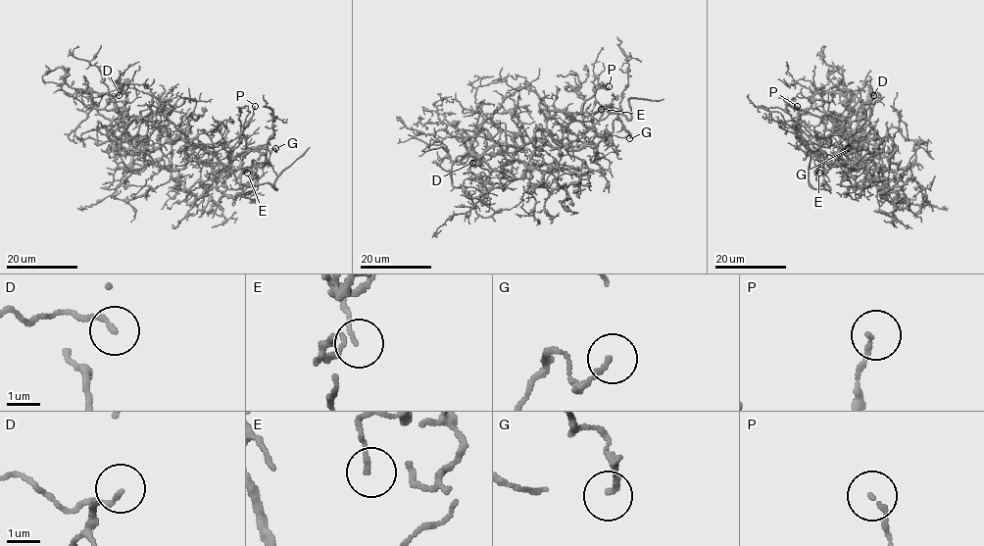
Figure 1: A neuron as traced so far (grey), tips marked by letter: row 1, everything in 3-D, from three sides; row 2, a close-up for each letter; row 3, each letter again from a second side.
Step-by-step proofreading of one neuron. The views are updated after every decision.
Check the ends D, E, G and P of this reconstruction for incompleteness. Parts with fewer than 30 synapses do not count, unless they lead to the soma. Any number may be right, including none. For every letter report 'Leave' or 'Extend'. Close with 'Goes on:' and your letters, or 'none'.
D: Leave
E: Extend
G: Leave
P: Leave
Goes on: E

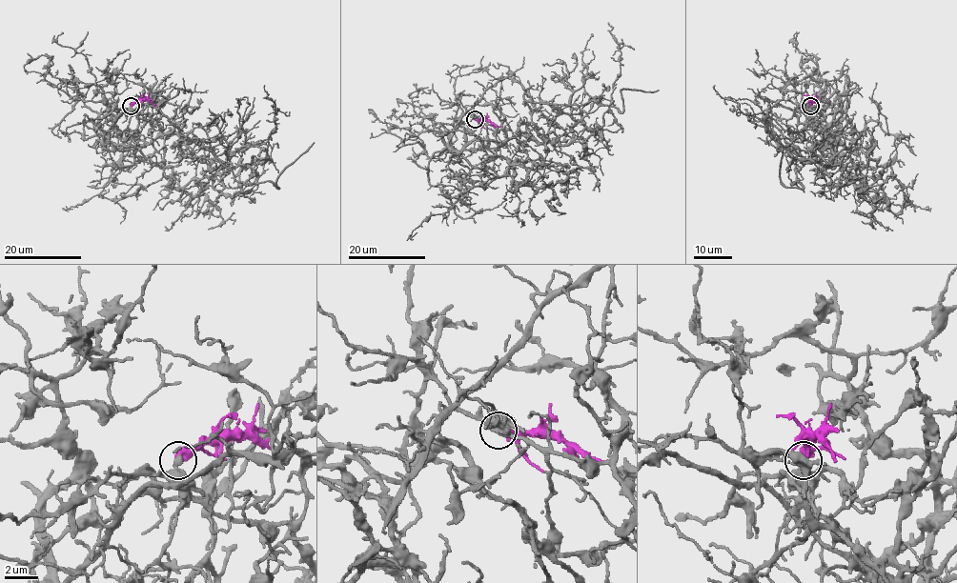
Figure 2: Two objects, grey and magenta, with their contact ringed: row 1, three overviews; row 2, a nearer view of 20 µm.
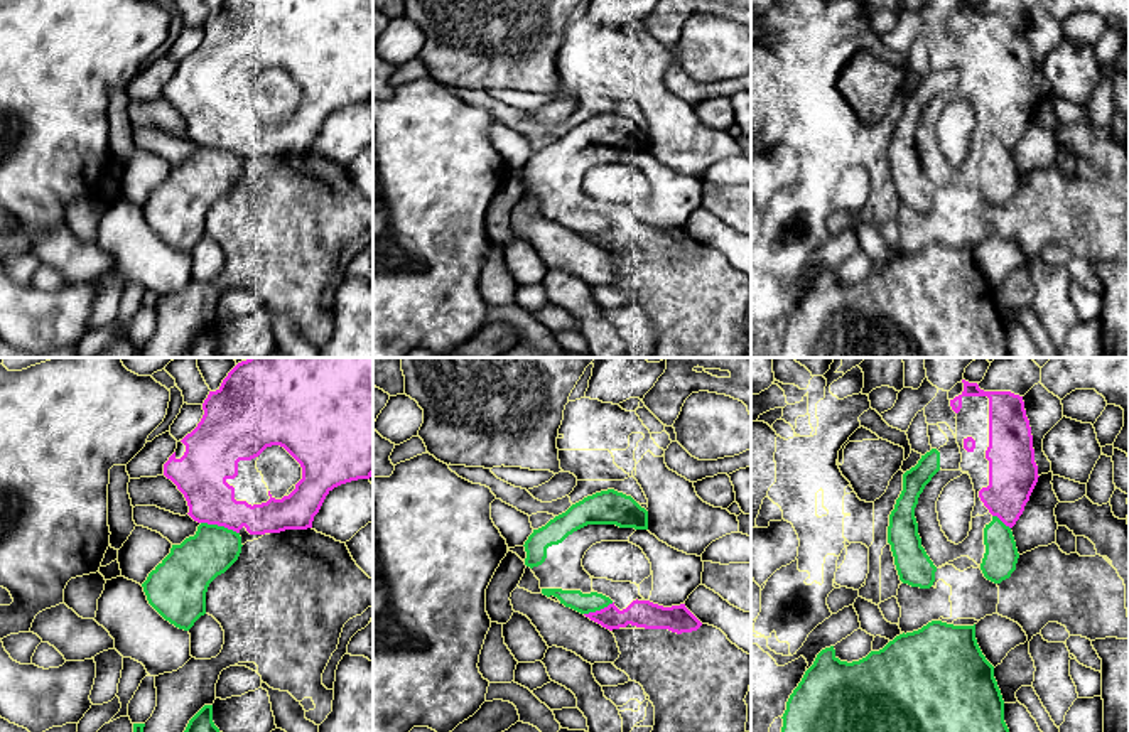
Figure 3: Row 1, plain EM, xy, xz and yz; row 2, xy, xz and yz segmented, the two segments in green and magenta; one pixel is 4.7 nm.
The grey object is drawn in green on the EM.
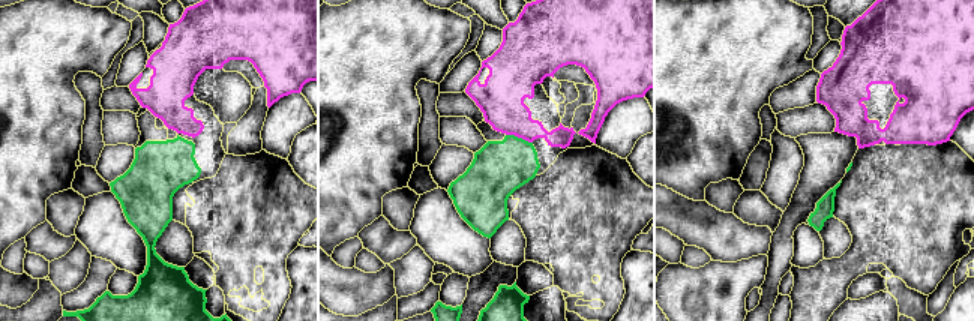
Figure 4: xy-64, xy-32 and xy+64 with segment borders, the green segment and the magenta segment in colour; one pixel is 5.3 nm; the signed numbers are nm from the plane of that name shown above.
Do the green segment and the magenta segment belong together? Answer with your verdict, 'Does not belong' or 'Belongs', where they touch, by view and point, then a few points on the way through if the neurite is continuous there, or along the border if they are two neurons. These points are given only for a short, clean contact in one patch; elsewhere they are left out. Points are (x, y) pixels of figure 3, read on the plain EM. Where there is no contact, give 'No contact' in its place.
Belongs. Touches green at xy (220, 149). Path across: xy (189, 189), (218, 161), (220, 149), (220, 135), (201, 100)

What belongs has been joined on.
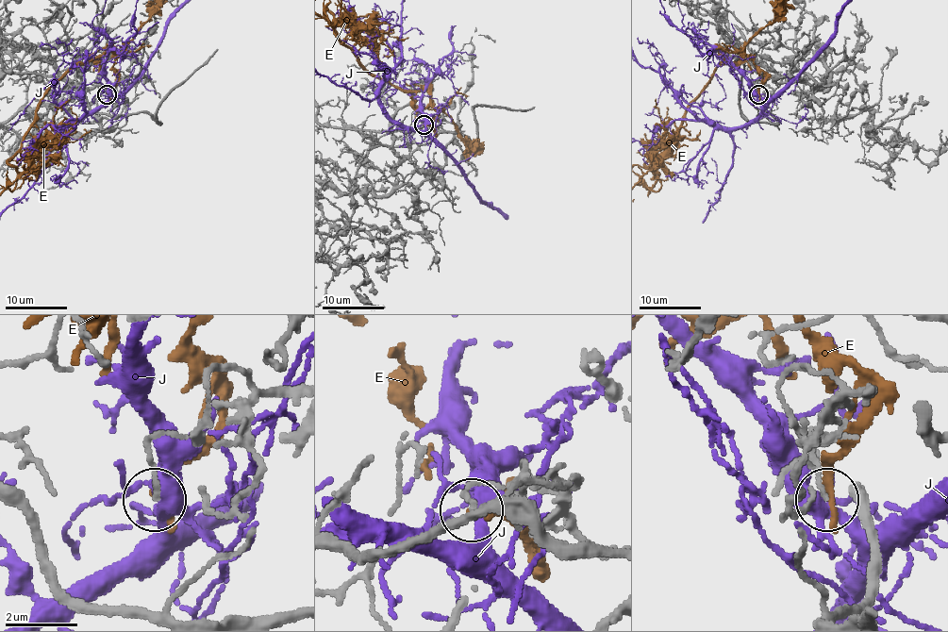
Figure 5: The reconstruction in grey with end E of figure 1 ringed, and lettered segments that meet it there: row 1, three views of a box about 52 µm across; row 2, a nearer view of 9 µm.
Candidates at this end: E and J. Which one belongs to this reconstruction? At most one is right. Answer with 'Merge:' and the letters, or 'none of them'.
Merge: none of them

